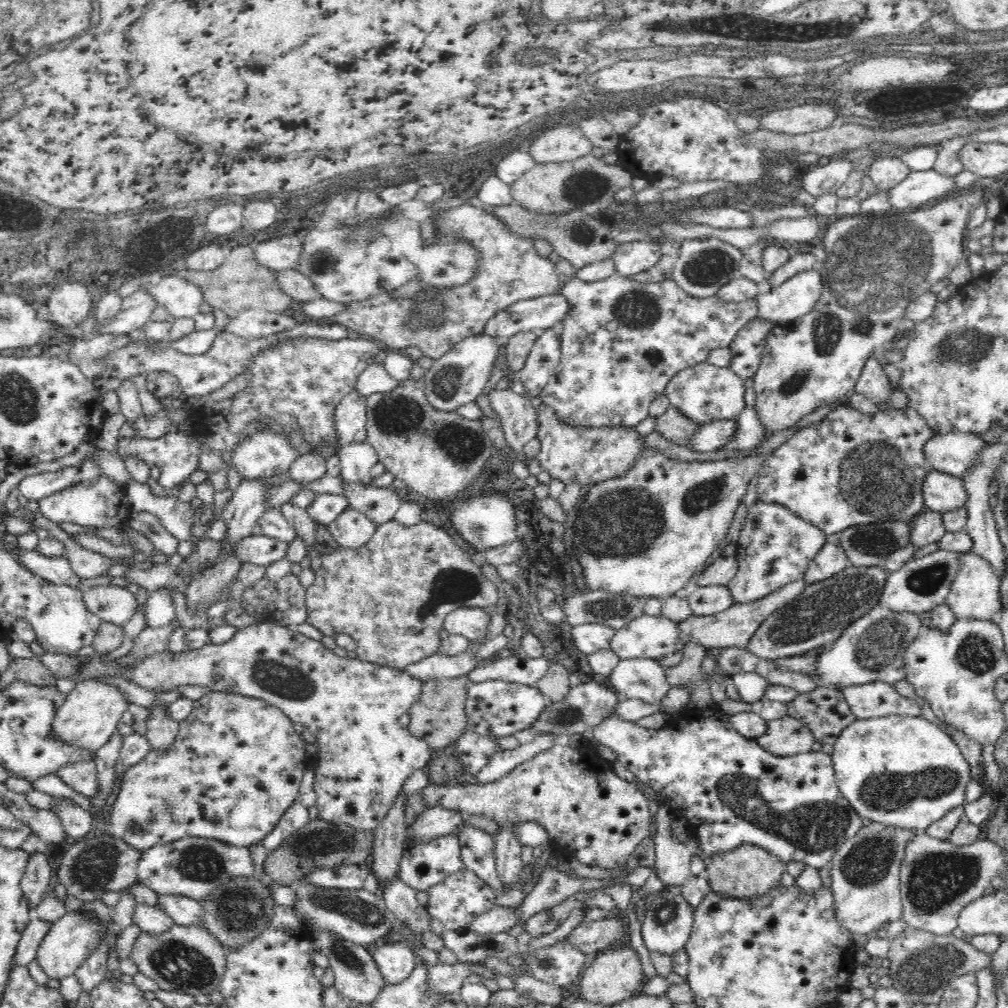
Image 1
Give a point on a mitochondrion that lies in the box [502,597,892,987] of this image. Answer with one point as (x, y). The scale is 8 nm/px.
(818, 827)

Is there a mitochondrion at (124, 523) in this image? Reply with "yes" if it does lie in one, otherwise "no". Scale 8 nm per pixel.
no

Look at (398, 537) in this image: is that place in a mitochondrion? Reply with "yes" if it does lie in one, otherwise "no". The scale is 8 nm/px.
no

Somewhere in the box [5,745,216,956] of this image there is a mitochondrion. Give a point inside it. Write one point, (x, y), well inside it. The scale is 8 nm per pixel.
(91, 871)

